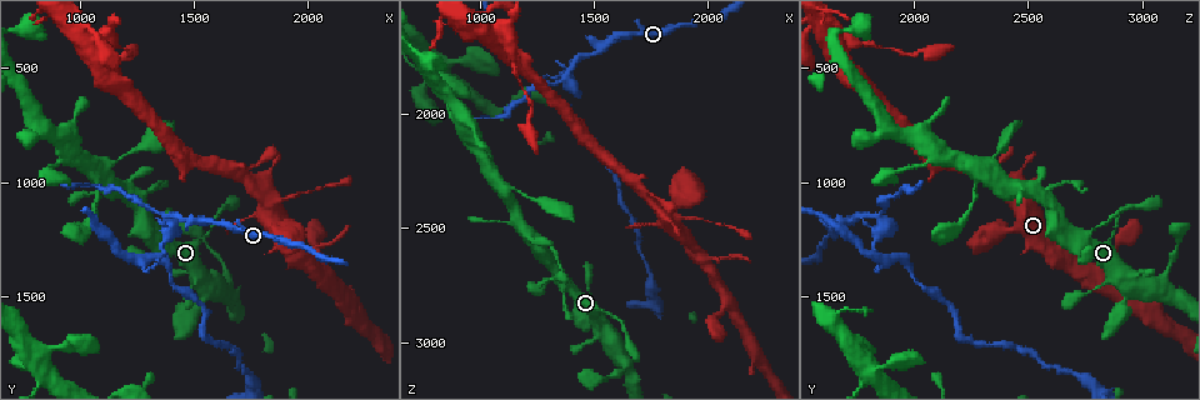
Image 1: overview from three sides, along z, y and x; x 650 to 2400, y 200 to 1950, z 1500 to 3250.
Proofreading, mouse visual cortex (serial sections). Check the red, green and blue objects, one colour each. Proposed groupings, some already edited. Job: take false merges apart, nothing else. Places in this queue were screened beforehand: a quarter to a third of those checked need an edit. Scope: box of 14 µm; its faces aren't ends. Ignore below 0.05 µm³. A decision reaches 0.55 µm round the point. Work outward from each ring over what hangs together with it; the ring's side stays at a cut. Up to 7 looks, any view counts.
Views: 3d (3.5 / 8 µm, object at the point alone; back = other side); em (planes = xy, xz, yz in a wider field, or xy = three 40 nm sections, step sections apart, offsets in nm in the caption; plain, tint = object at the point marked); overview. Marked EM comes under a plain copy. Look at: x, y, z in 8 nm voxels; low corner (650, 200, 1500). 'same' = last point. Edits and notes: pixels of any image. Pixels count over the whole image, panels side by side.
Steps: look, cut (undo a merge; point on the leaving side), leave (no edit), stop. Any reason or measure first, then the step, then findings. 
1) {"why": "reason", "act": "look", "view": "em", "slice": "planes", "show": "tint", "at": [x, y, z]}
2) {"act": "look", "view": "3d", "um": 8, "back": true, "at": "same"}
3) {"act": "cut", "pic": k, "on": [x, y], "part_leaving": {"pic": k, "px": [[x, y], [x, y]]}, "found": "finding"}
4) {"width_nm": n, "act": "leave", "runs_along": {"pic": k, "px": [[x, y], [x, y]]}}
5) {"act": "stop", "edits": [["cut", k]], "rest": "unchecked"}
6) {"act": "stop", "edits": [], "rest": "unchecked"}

{"why": "thin neck", "act": "look", "view": "3d", "um": 8, "at": [1580, 1180, 2880]}

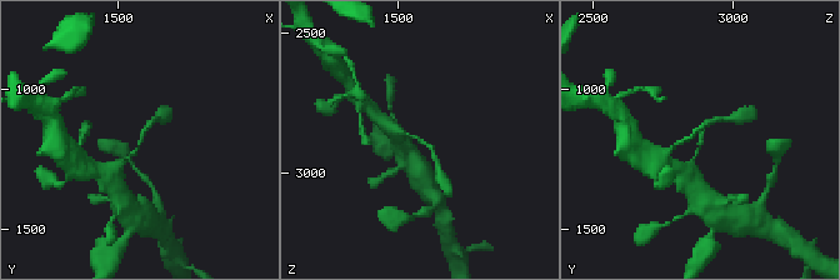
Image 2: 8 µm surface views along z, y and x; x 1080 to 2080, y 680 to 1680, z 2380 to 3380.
{"arm_widths_nm": [150, 200], "why": "need the tissue", "act": "look", "view": "em", "slice": "xy", "step": 3, "show": "tint", "at": [1590, 1180, 2890]}

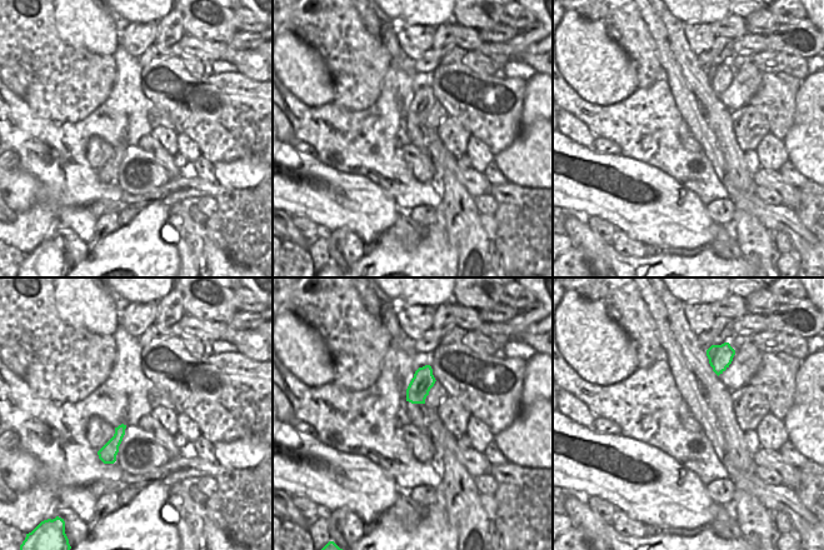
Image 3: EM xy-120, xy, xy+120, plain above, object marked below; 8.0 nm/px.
{"act": "leave", "runs_along": {"pic": 2, "px": [[120, 164], [158, 118]]}, "found": "all the same cell"}

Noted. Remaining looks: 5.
{"why": "narrows sharply", "act": "look", "view": "3d", "um": 3.5, "at": [1070, 440, 1690]}

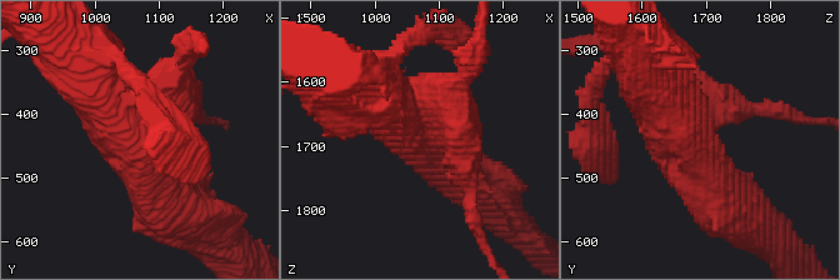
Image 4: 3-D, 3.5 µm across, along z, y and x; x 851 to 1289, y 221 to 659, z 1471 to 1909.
{"act": "look", "view": "em", "slice": "planes", "show": "tint", "at": [1070, 440, 1685]}

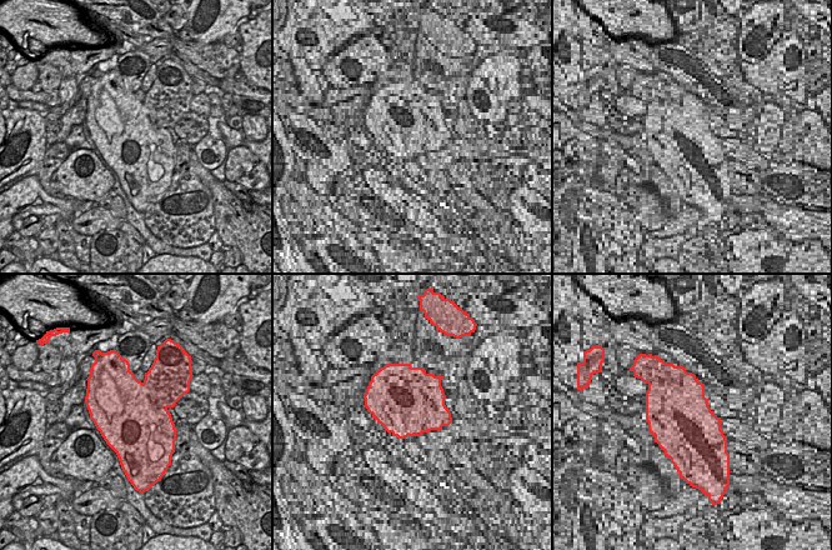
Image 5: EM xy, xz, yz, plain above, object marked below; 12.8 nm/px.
{"act": "cut", "pic": 4, "on": [458, 106], "part_leaving": {"pic": 4, "px": [[436, 135], [464, 144], [479, 230]]}, "found": "two cells meet here"}

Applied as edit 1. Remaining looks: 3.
{"why": "redraw", "act": "look", "view": "overview"}

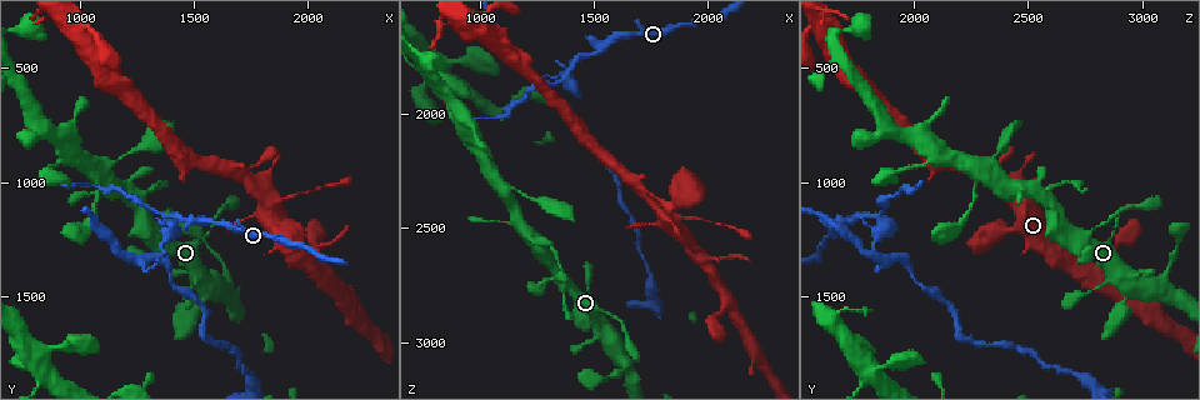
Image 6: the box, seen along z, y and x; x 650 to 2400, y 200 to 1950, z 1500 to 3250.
{"act": "look", "view": "3d", "um": 3.5, "at": [1390, 1150, 1830]}

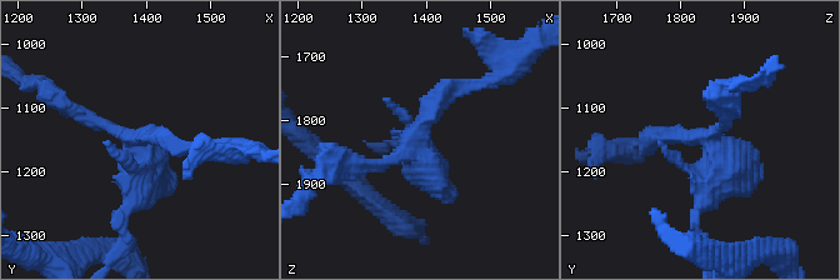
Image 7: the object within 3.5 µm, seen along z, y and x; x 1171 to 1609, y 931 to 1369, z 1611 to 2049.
{"act": "cut", "pic": 7, "on": [703, 188], "part_leaving": {"pic": 7, "px": [[714, 144], [724, 171], [695, 216], [704, 248]]}, "found": "two cells meet here"}

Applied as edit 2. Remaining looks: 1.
{"act": "stop", "edits": [["cut", 4], ["cut", 7]], "rest": "unchecked"}

